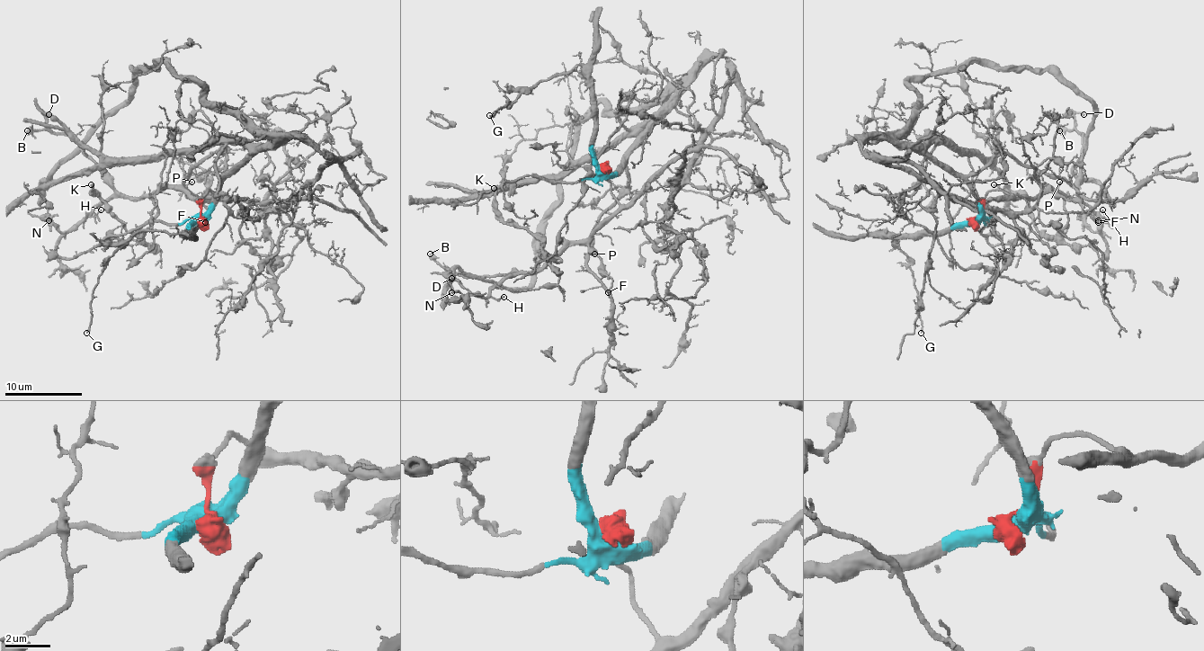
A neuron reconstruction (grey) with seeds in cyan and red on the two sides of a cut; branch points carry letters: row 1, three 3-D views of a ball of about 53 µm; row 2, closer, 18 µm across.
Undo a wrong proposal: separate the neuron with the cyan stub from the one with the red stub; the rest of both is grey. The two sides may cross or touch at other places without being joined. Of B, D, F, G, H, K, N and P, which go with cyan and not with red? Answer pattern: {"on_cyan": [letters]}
{"on_cyan": ["G"]}

